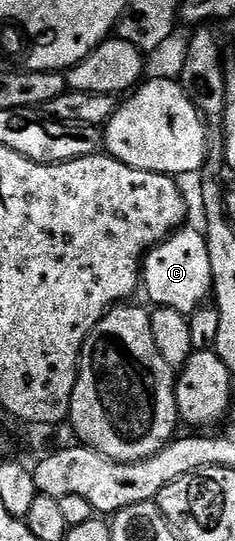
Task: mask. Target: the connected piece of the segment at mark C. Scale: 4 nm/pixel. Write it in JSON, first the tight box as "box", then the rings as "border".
{"box":[142,228,214,316],"border":[[[181,228],[175,234],[168,235],[164,241],[157,242],[142,259],[142,290],[148,293],[149,300],[153,302],[151,305],[156,308],[165,306],[185,316],[195,314],[214,294],[208,239],[201,231],[199,234],[196,230],[188,229]]]}

